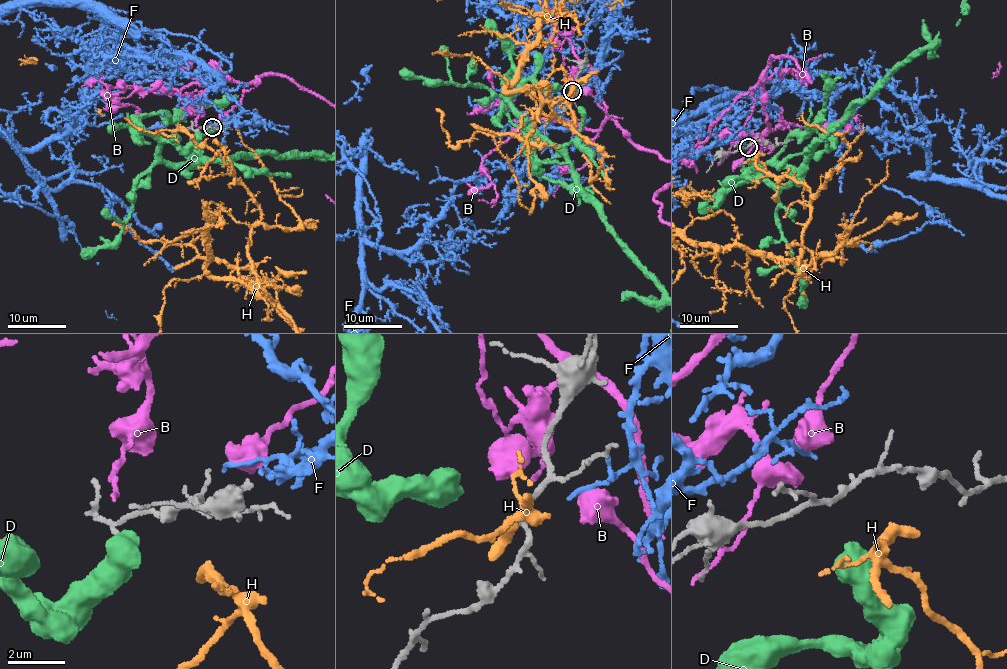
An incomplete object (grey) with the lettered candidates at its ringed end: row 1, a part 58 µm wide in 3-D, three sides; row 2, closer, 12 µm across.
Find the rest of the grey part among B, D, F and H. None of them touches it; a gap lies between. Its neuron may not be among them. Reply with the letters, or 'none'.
D

